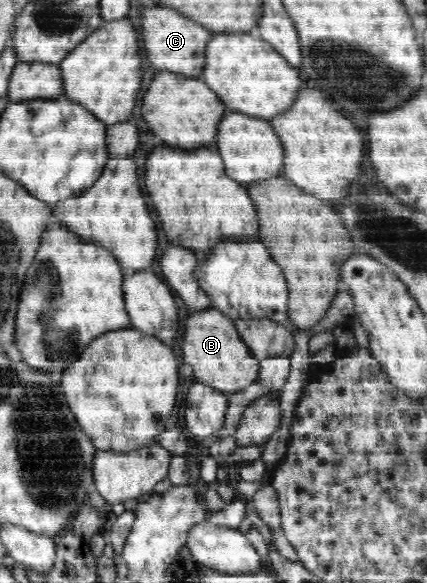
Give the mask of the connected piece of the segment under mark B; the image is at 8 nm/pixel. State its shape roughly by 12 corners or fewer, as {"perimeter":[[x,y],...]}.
{"perimeter":[[220,310],[188,315],[182,341],[198,382],[227,394],[261,364]]}

